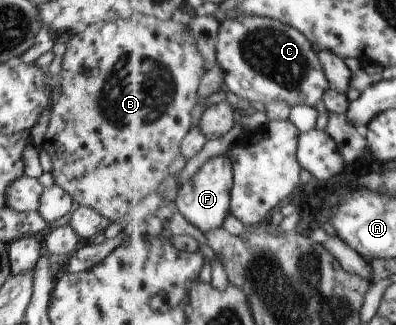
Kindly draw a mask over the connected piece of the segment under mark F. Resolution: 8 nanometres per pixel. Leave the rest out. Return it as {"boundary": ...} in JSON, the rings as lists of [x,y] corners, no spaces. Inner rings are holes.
{"boundary":[[[217,155],[209,159],[199,170],[198,173],[182,184],[181,192],[177,204],[173,207],[180,210],[189,222],[192,222],[205,234],[211,230],[225,228],[227,218],[233,215],[231,212],[232,198],[235,186],[235,169],[233,160],[227,156]]]}

